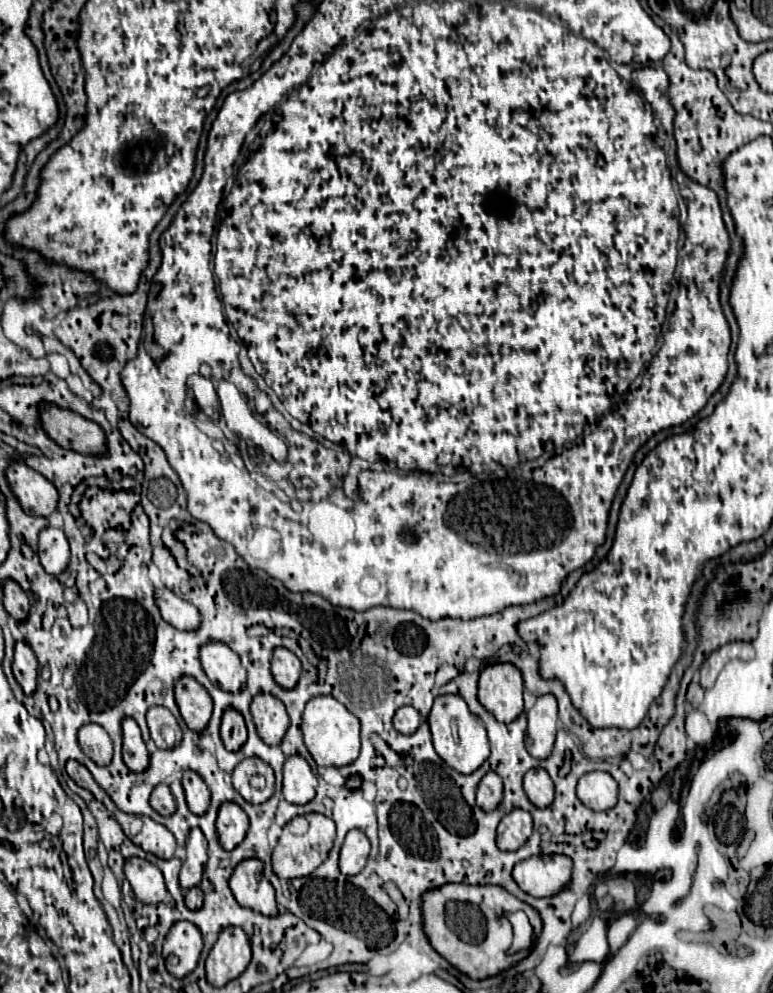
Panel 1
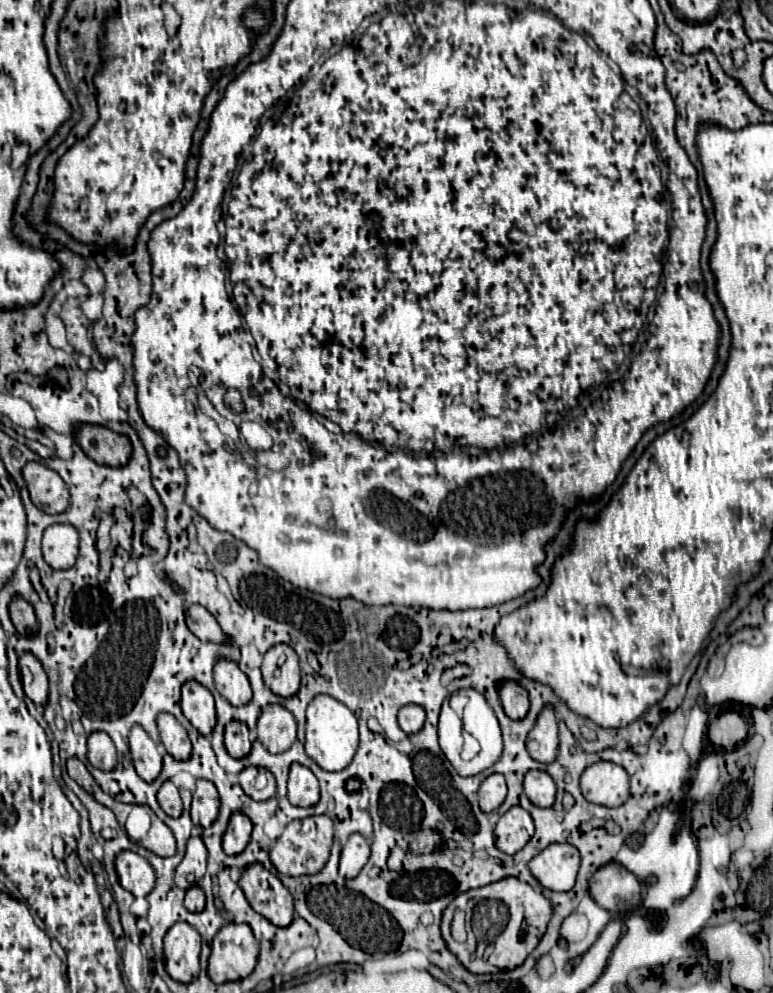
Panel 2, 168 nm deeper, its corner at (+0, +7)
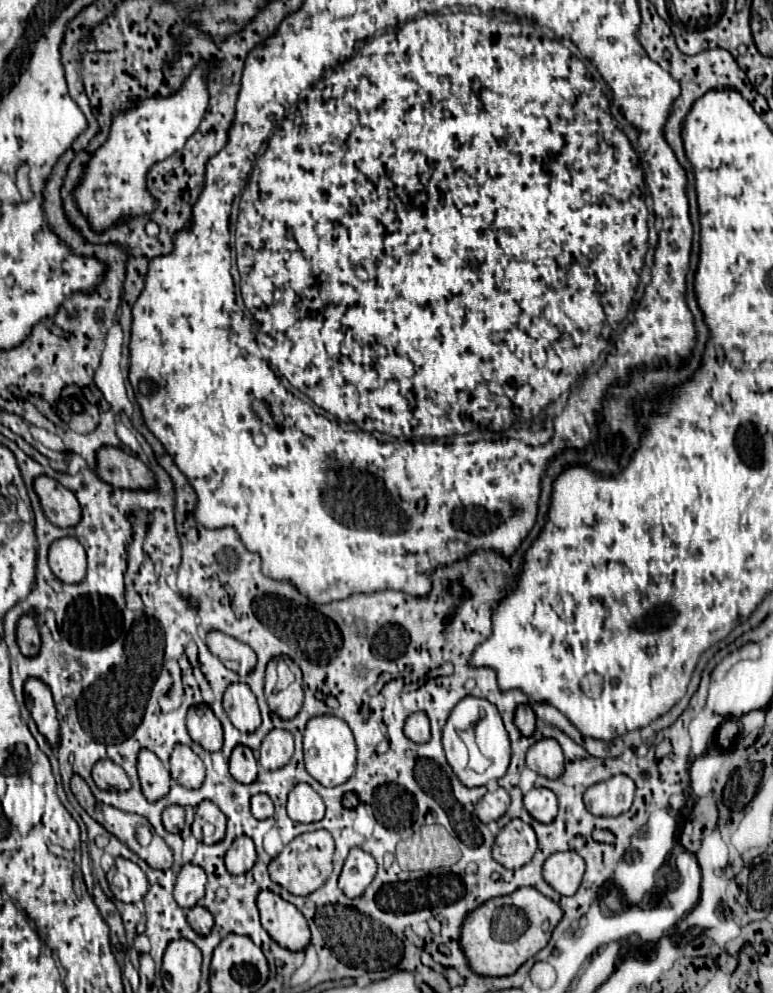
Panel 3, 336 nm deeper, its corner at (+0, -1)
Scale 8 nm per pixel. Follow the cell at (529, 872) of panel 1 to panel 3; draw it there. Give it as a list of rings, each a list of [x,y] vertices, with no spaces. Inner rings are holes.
[[[575,851],[553,853],[543,863],[543,879],[561,895],[575,895],[585,871],[585,861]]]

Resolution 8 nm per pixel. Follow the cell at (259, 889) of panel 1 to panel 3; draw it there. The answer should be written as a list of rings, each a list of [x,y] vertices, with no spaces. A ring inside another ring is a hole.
[[[263,889],[257,895],[261,925],[281,945],[291,951],[301,951],[309,945],[309,927],[303,913],[293,905]]]

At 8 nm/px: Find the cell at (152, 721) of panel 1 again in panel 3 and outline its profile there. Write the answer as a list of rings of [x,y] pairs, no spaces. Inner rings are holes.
[[[175,745],[175,751],[169,759],[171,765],[171,777],[181,783],[183,787],[201,787],[205,779],[205,765],[203,761],[191,751],[189,745]]]

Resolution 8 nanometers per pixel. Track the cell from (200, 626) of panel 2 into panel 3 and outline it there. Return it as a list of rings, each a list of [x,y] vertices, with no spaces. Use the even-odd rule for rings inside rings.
[[[209,631],[205,635],[205,643],[207,643],[209,651],[213,655],[217,655],[227,669],[231,669],[239,675],[247,675],[257,663],[257,657],[249,645],[245,645],[245,643],[237,641],[235,637],[229,637],[221,631]]]

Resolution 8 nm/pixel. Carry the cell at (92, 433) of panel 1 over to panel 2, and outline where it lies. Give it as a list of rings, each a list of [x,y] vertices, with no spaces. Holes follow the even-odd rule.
[[[81,425],[75,433],[77,443],[83,451],[97,463],[107,467],[123,467],[127,465],[133,447],[127,435],[115,433],[101,425]]]

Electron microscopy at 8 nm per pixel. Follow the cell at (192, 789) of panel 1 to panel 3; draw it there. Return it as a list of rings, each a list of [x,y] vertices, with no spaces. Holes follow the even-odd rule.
[[[209,799],[201,801],[195,809],[195,821],[193,821],[193,835],[197,837],[197,841],[203,843],[217,843],[223,839],[225,835],[225,815],[223,811],[211,803]],[[203,827],[213,827],[211,833],[205,833]]]

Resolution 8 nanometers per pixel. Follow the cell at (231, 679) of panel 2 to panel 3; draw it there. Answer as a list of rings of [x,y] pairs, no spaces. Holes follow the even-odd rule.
[[[231,683],[223,695],[223,709],[239,731],[255,731],[261,723],[257,699],[247,683]]]

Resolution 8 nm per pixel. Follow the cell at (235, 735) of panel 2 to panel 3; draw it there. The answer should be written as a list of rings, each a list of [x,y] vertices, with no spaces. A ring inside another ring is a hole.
[[[237,745],[229,759],[229,771],[235,781],[251,783],[257,777],[257,763],[253,759],[253,751],[245,745]]]

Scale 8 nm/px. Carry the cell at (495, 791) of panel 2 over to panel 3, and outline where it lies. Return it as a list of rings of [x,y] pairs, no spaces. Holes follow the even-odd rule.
[[[497,787],[495,791],[489,791],[483,795],[475,811],[481,823],[489,823],[493,819],[499,819],[507,811],[507,807],[509,807],[509,793],[503,787]]]

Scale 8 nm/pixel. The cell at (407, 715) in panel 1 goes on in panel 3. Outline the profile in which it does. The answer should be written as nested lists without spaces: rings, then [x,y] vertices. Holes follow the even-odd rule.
[[[413,713],[407,717],[403,733],[413,743],[425,743],[429,741],[429,719],[425,713]]]

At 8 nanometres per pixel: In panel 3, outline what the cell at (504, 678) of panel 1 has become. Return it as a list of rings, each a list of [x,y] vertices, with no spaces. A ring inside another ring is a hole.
[[[519,705],[515,709],[515,725],[525,737],[529,737],[533,733],[533,729],[535,729],[535,713],[533,713],[533,709],[529,705]]]

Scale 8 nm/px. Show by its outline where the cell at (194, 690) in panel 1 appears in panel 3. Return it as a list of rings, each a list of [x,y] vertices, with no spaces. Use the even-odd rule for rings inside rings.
[[[201,703],[187,711],[187,731],[195,743],[207,751],[219,751],[223,745],[223,729],[213,711]]]

